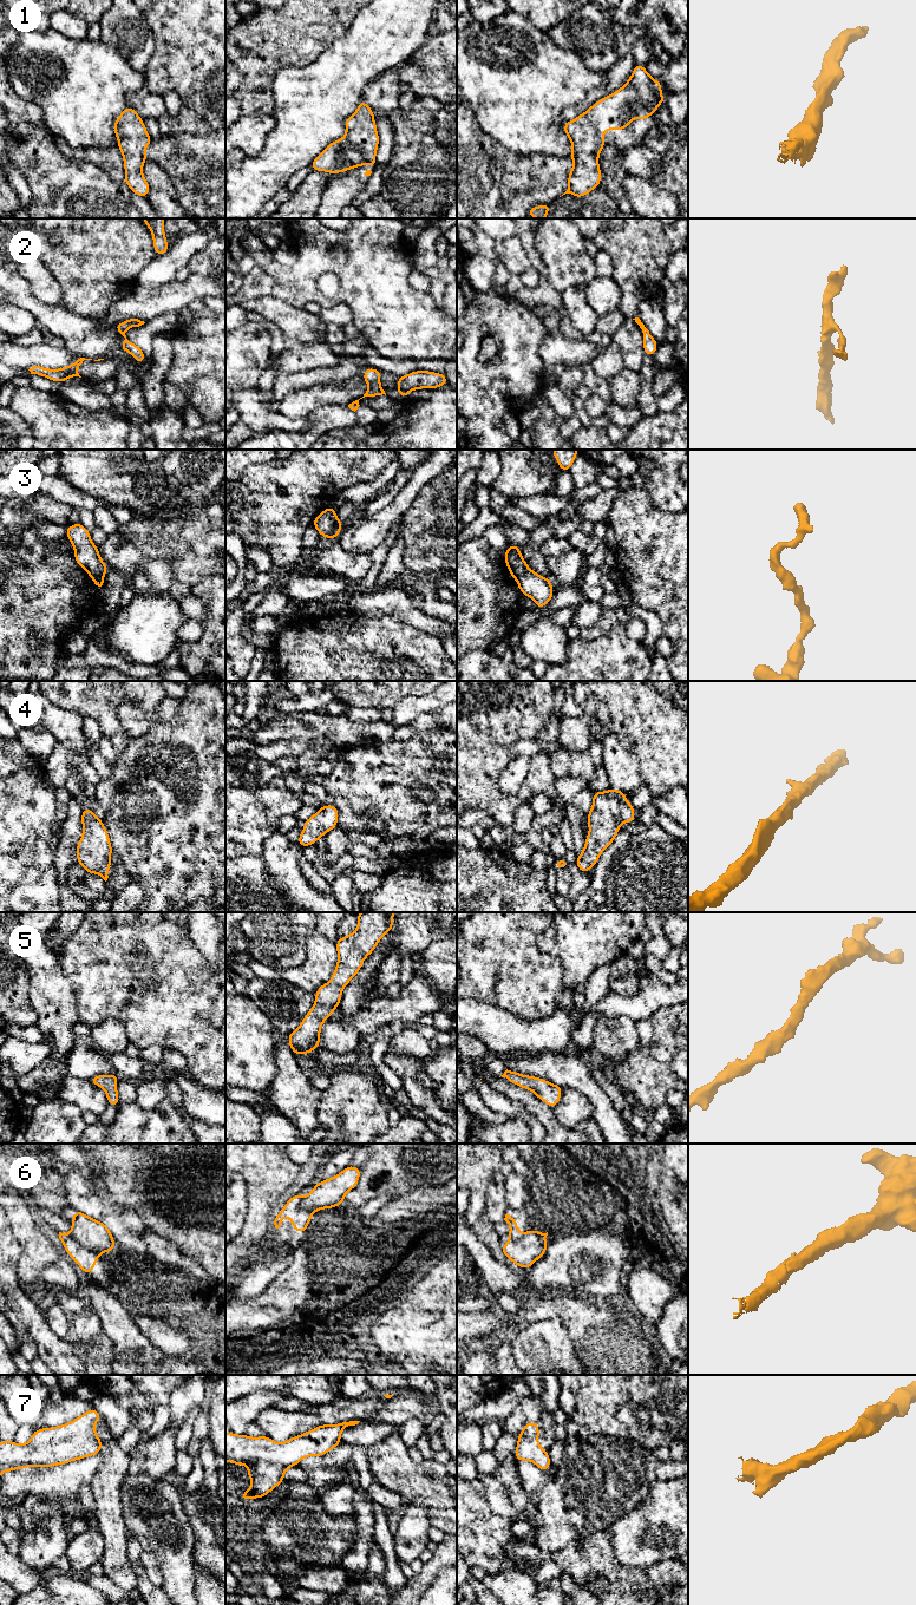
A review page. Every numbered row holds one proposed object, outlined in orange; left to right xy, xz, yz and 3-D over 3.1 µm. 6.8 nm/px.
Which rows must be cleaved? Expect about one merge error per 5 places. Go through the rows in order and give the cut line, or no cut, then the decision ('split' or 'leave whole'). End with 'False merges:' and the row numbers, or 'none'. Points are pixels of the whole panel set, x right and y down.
1: cut none; leave whole
2: cut none; leave whole
3: cut none; leave whole
4: cut none; leave whole
5: cut none; leave whole
6: cut xy (69, 1235), (98, 1255); split
7: cut none; leave whole
False merges: 6

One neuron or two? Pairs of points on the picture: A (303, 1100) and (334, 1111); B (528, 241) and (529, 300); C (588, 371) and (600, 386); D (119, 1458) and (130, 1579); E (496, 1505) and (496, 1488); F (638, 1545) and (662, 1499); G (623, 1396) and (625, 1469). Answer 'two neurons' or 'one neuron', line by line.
A: two neurons
B: one neuron
C: one neuron
D: one neuron
E: one neuron
F: one neuron
G: two neurons

